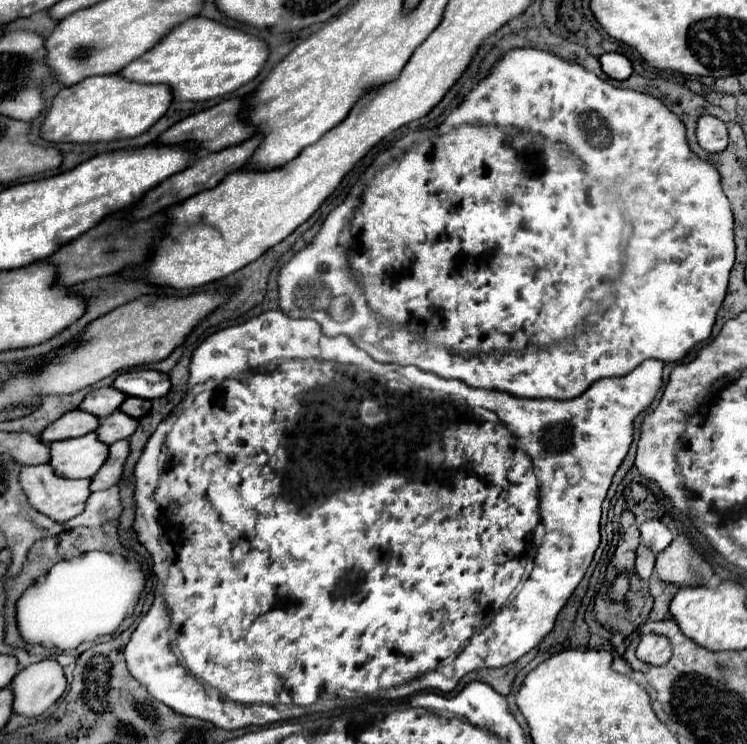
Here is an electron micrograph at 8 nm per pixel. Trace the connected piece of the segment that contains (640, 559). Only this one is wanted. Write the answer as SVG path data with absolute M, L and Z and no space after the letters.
M640 545L638 547L638 557L636 557L636 575L642 581L650 579L652 571L654 571L654 561L656 561L656 555L652 551L648 551L648 547Z

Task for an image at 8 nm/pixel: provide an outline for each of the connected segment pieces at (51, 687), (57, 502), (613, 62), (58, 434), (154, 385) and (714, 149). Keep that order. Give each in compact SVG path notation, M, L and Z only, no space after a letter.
M44 659L22 669L10 689L16 693L14 713L36 717L64 693L66 677L56 659Z
M46 463L46 465L28 465L20 473L20 485L24 487L24 493L28 495L28 501L32 503L32 507L36 507L40 513L44 513L50 519L56 519L60 523L64 523L64 521L68 521L68 519L72 519L72 517L76 517L84 511L86 501L92 495L90 483L92 483L92 479L62 477L52 469L50 463Z
M604 53L600 57L600 63L602 63L602 71L616 81L624 81L632 75L630 61L620 53Z
M74 409L74 411L66 413L66 415L62 415L52 425L48 425L48 429L44 429L44 433L40 437L46 443L52 443L52 441L68 439L68 437L86 435L90 431L96 431L98 425L100 425L100 419L96 419L96 415L92 415L92 413L88 415L88 411Z
M136 369L126 371L118 375L114 385L132 397L144 397L144 399L158 399L166 395L172 387L170 375L154 369Z
M710 115L700 117L696 137L698 137L698 145L700 145L704 151L708 151L708 153L720 153L720 151L724 151L726 145L728 145L726 125L724 125L720 119L710 117Z

